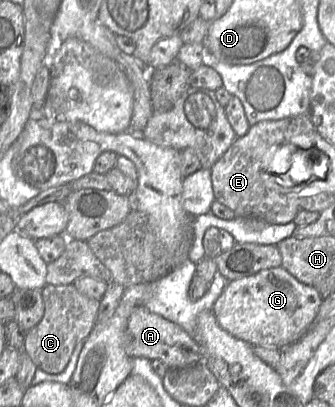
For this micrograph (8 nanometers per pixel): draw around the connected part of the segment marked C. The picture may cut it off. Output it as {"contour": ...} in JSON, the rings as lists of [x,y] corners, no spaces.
{"contour":[[[45,284],[41,289],[44,314],[40,322],[26,332],[22,351],[38,369],[50,374],[62,372],[75,346],[84,342],[96,324],[100,301],[81,294],[73,284]]]}

